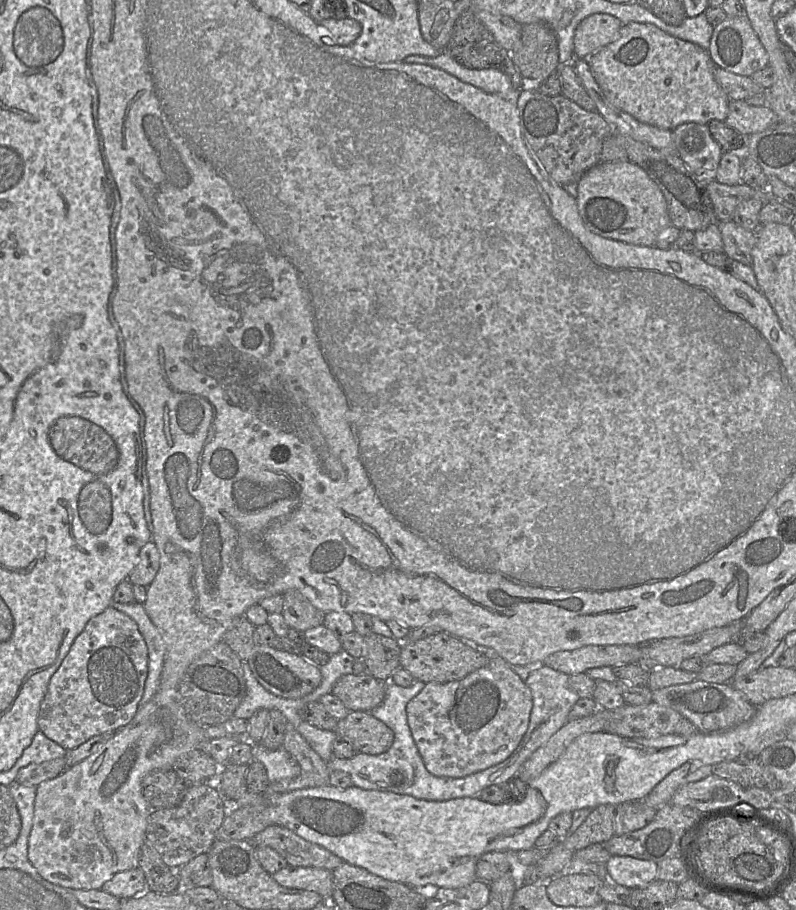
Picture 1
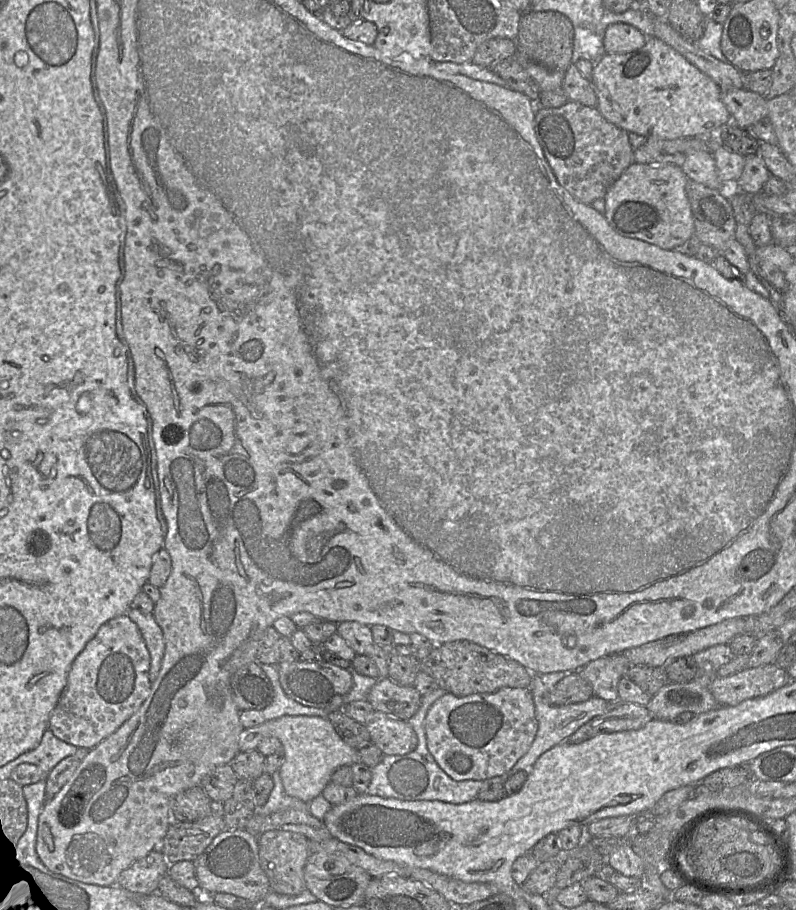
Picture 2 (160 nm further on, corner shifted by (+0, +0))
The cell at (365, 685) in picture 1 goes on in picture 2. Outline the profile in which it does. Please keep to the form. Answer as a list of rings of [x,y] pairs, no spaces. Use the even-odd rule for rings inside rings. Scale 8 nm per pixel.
[[[378,678],[367,701],[375,711],[408,721],[420,708],[422,695],[413,686],[402,686],[390,678]]]

